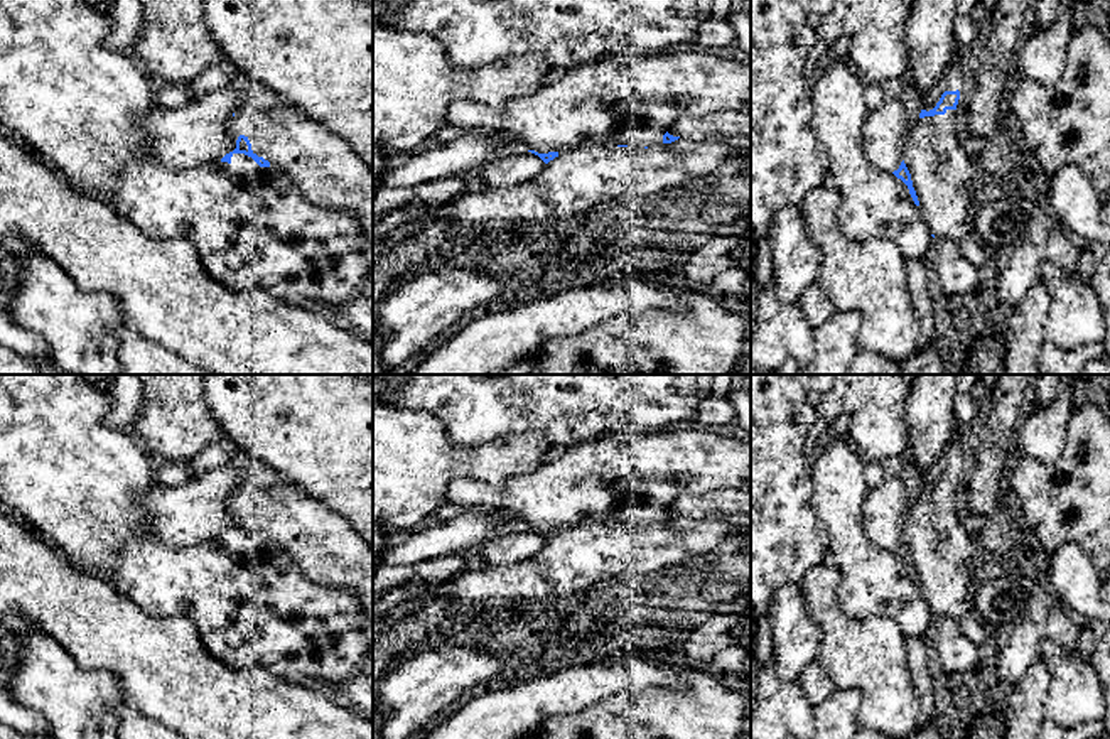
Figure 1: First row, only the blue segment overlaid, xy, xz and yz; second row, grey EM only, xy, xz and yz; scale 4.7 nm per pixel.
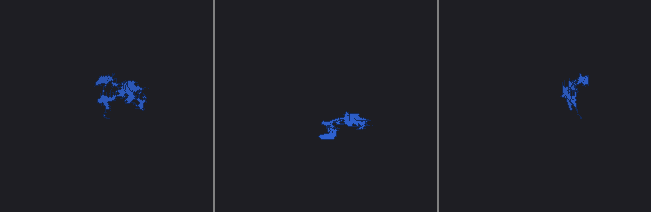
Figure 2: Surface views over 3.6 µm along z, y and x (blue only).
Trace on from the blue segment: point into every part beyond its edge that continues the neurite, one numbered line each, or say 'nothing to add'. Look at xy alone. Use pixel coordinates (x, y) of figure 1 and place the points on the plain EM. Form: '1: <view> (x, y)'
nothing to add

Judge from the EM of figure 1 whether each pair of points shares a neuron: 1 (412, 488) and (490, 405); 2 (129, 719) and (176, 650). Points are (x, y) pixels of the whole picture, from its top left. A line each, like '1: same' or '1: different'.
1: different
2: different

